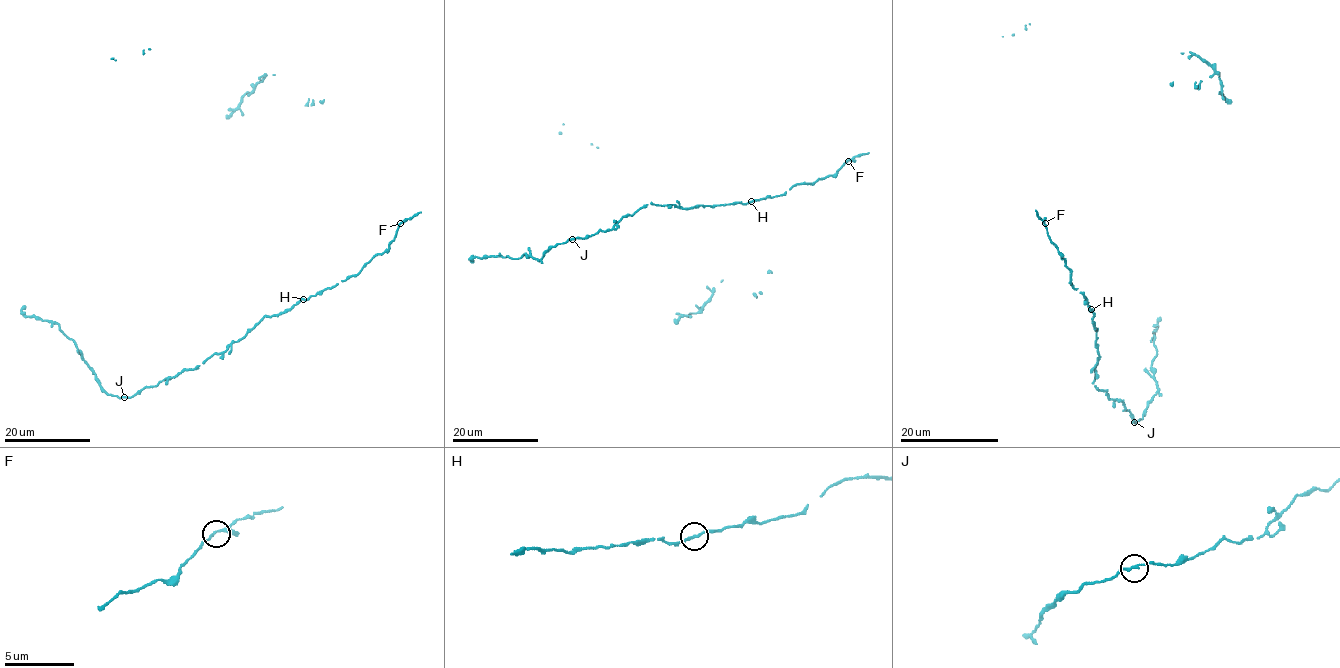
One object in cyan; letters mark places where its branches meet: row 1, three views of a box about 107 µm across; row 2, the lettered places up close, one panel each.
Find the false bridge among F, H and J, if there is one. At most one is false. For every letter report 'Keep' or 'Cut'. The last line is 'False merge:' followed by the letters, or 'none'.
F: Keep
H: Keep
J: Keep
False merge: none

